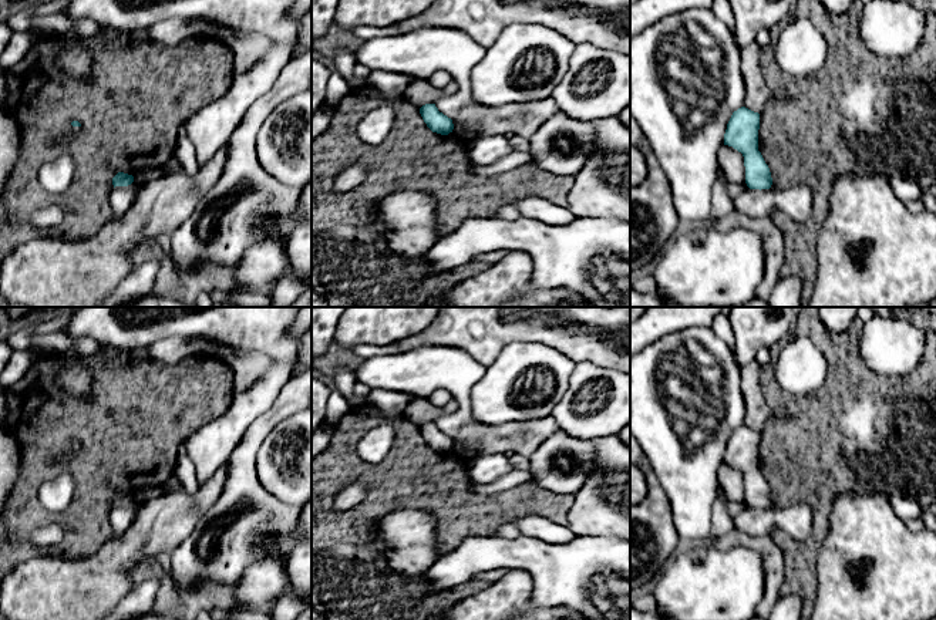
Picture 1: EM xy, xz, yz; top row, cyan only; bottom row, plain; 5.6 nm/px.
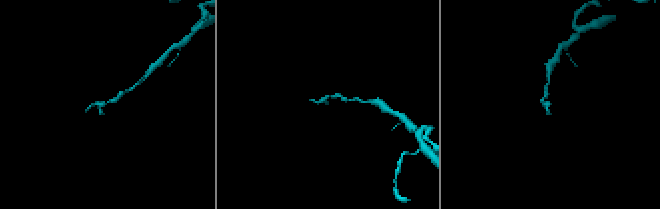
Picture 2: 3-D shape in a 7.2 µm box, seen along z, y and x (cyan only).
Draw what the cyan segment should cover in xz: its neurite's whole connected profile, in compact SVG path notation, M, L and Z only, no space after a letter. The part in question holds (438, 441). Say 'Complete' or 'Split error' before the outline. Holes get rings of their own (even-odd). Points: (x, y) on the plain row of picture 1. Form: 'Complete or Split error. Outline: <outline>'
Complete. Outline: M425 422L420 427L420 432L427 445L437 452L448 454L454 448L452 438L438 429L435 422Z

